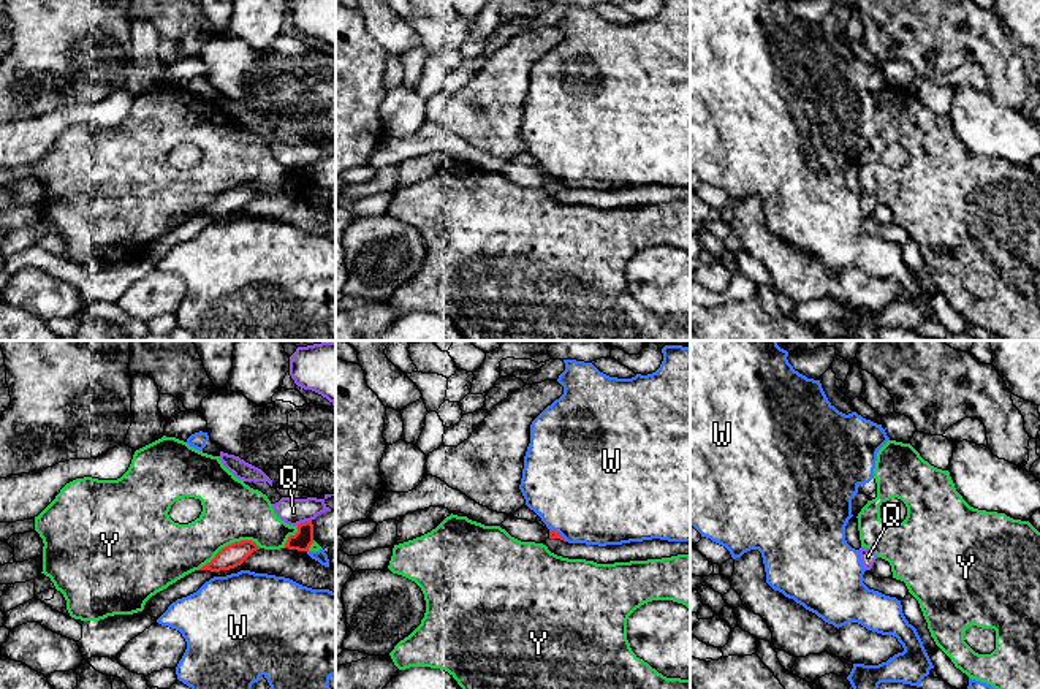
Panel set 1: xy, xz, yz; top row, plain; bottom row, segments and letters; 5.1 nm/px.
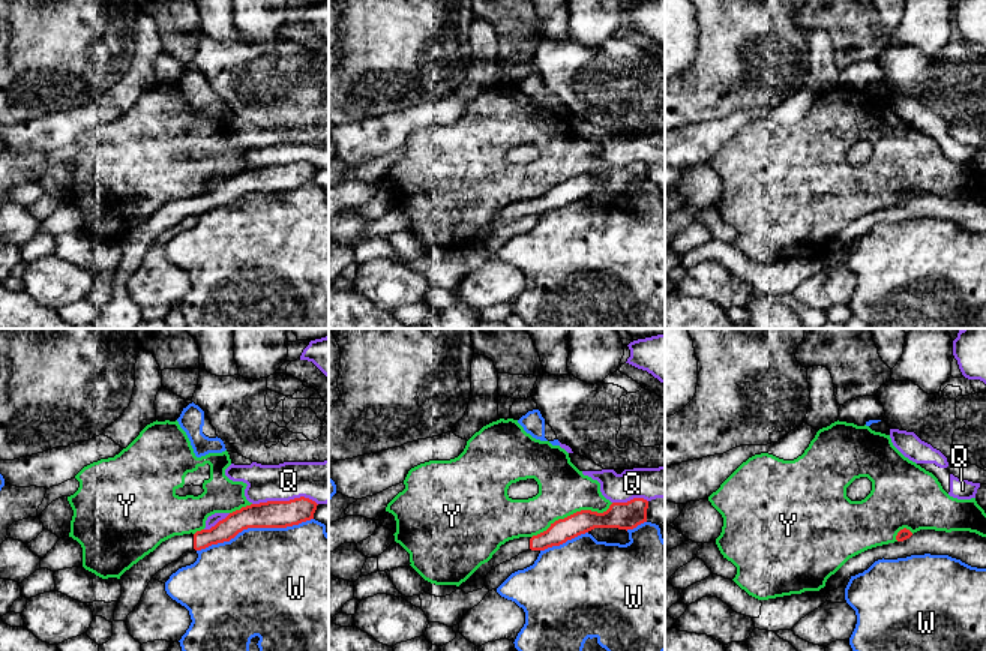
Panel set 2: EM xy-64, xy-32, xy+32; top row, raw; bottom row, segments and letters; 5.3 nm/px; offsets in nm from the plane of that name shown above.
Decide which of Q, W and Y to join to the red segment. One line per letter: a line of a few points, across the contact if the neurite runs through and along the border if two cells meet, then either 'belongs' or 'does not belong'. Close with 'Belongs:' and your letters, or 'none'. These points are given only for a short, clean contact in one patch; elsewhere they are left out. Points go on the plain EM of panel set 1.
Q: does not belong
W: does not belong
Y: does not belong
Belongs: none

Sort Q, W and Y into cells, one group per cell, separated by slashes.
Q / W / Y

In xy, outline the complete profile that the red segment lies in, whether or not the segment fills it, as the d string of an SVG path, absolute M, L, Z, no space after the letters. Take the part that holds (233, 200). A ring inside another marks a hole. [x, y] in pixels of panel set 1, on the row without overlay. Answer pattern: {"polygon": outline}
{"polygon": "M252 185L234 187L225 193L222 193L215 203L203 211L199 215L230 215L241 211L253 196L260 195L260 192Z"}

